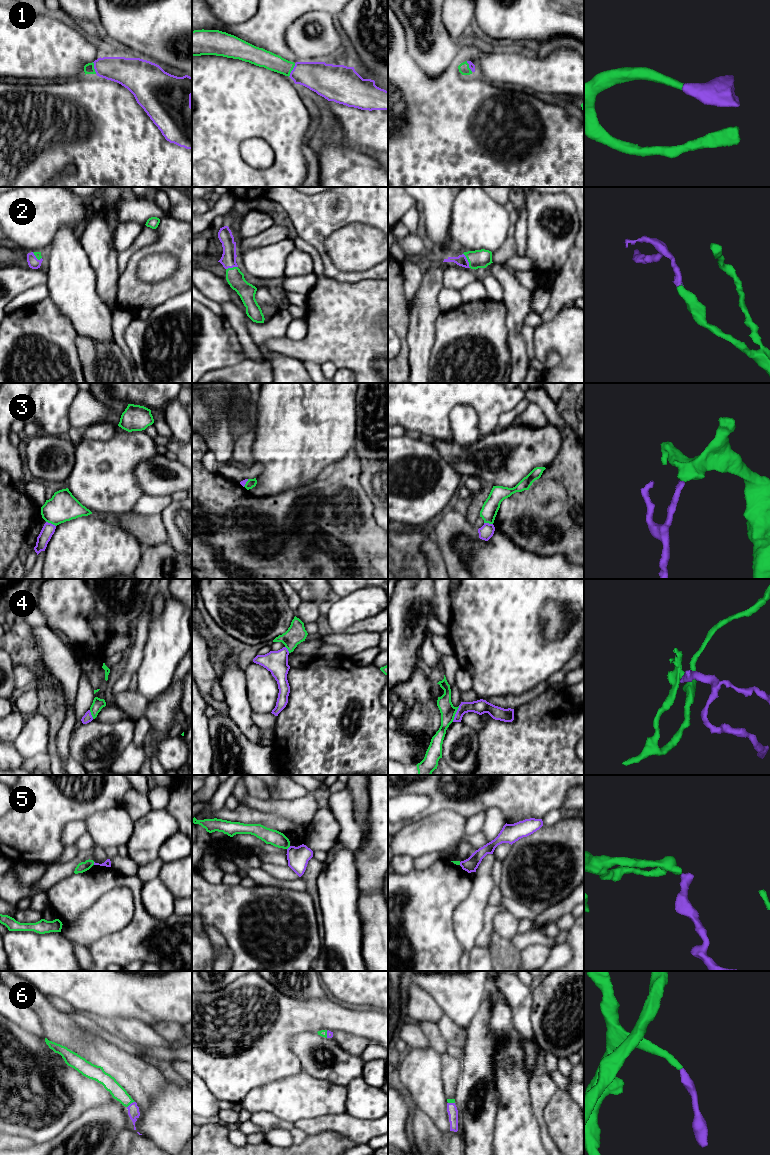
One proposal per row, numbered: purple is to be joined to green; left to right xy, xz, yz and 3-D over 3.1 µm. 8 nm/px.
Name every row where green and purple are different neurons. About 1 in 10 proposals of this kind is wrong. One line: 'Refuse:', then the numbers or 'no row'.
Refuse: 3, 5

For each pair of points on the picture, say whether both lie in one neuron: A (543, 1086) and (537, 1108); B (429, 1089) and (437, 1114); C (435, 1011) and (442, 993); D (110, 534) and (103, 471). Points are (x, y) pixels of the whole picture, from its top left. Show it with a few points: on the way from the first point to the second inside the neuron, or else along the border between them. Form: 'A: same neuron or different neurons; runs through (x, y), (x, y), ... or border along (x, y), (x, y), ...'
A: same neuron; runs through (541, 1091), (539, 1103)
B: same neuron; runs through (429, 1095), (436, 1108)
C: different neurons; border along (420, 988), (424, 989), (435, 1000), (444, 1014)
D: different neurons; border along (92, 513), (107, 517)

